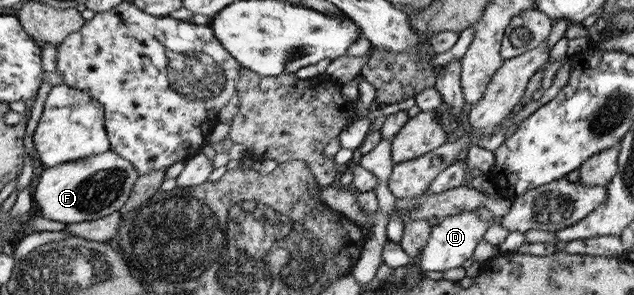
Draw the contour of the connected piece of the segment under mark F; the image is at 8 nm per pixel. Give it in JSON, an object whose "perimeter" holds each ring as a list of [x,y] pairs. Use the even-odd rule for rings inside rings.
{"perimeter":[[[110,148],[99,155],[42,168],[32,190],[34,204],[49,220],[66,224],[97,220],[119,211],[128,202],[140,175],[131,161]]]}

